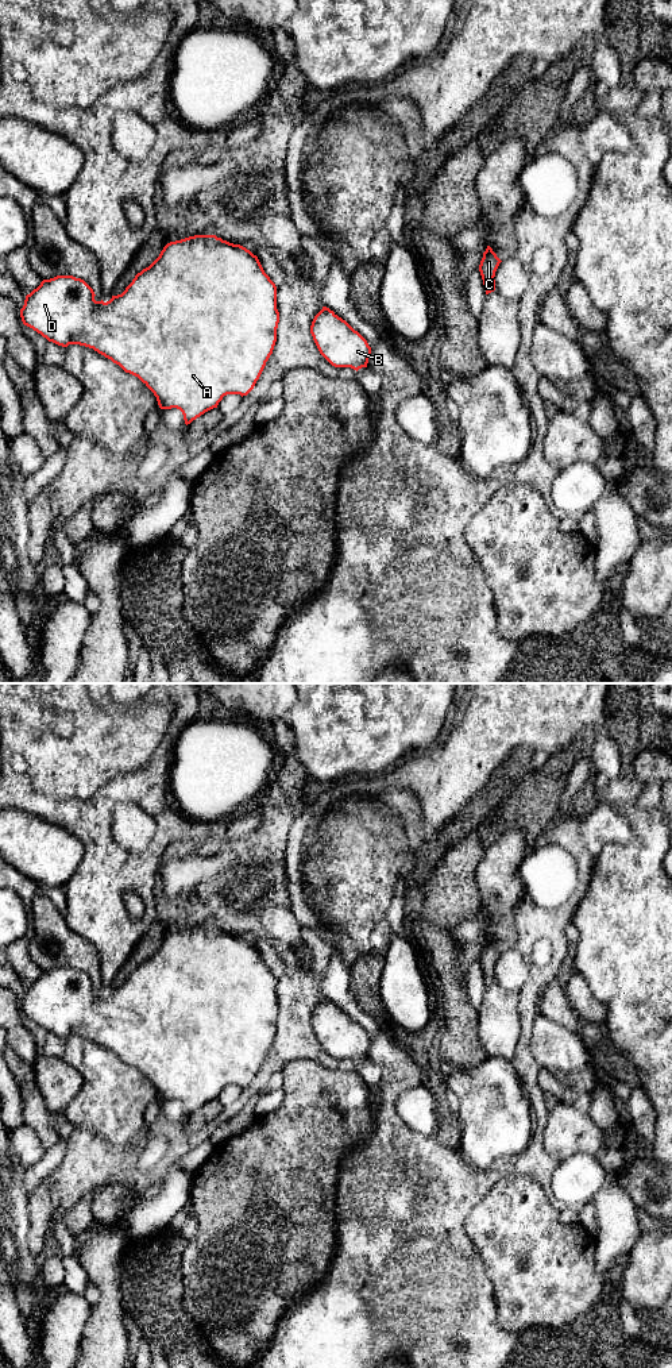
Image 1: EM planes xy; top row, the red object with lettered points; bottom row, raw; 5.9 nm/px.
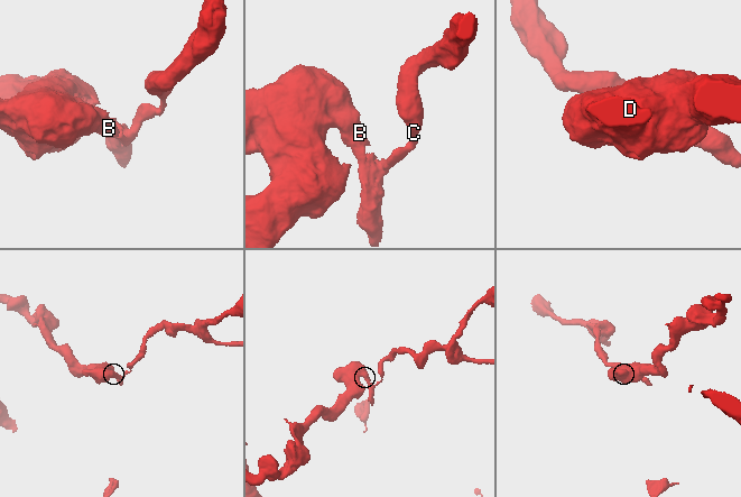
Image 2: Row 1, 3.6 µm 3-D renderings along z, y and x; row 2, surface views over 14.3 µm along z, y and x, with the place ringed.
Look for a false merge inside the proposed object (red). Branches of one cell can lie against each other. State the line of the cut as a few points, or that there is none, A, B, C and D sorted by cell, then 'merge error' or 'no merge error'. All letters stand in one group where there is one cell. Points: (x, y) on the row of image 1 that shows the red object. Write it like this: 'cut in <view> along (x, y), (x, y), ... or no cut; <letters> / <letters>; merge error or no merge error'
no cut; A B C D; no merge error

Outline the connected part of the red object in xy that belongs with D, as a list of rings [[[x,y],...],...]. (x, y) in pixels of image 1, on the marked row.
[[[194,235],[167,243],[159,257],[135,275],[121,294],[107,302],[94,300],[93,289],[81,278],[57,275],[43,280],[26,296],[20,309],[24,325],[49,342],[67,347],[80,344],[138,377],[157,397],[161,409],[177,408],[185,424],[217,408],[227,394],[247,396],[259,379],[277,342],[279,312],[277,286],[250,250],[216,235]]]

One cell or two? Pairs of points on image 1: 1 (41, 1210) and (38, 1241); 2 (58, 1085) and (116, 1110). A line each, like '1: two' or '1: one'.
1: one
2: two

